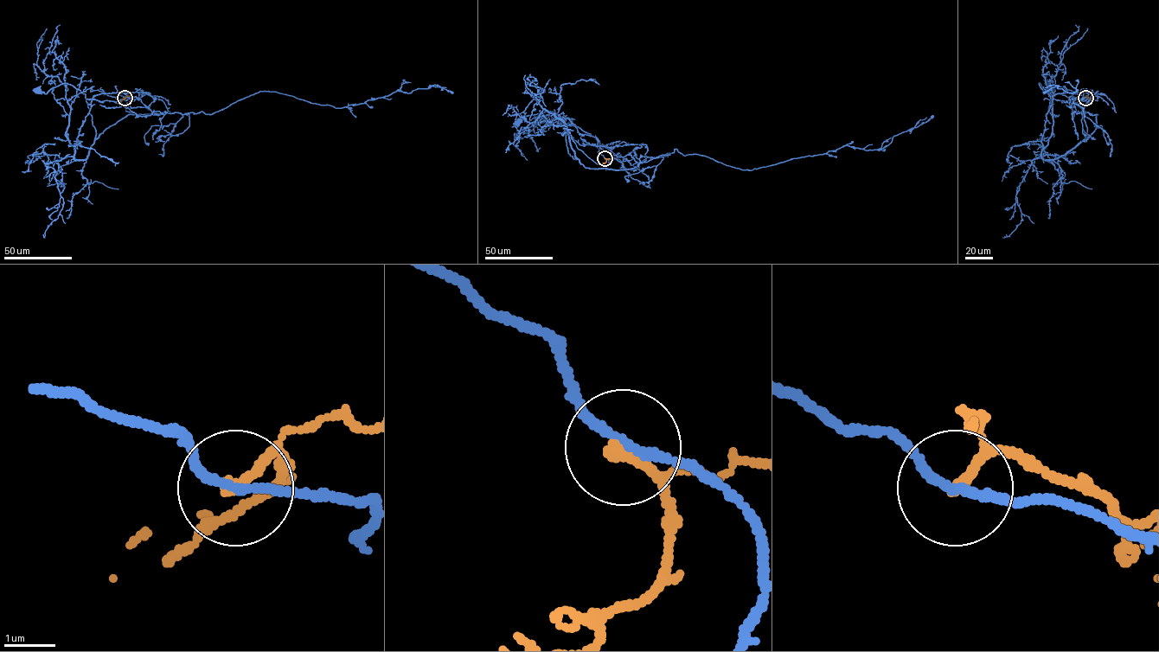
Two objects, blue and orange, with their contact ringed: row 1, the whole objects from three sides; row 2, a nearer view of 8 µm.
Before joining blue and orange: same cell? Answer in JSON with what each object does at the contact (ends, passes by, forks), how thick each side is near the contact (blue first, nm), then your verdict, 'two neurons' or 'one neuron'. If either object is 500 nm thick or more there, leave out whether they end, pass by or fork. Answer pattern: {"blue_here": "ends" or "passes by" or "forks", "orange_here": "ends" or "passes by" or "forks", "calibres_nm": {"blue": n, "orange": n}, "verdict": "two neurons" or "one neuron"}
{"blue_here": "passes by", "orange_here": "ends", "calibres_nm": {"blue": 160, "orange": 240}, "verdict": "two neurons"}

